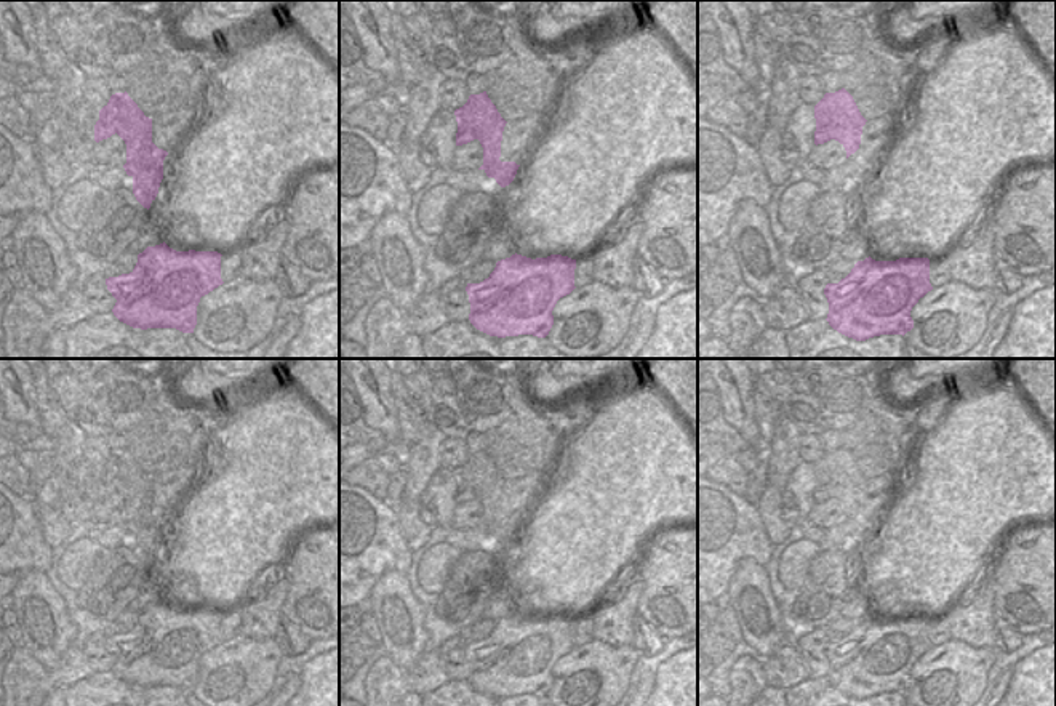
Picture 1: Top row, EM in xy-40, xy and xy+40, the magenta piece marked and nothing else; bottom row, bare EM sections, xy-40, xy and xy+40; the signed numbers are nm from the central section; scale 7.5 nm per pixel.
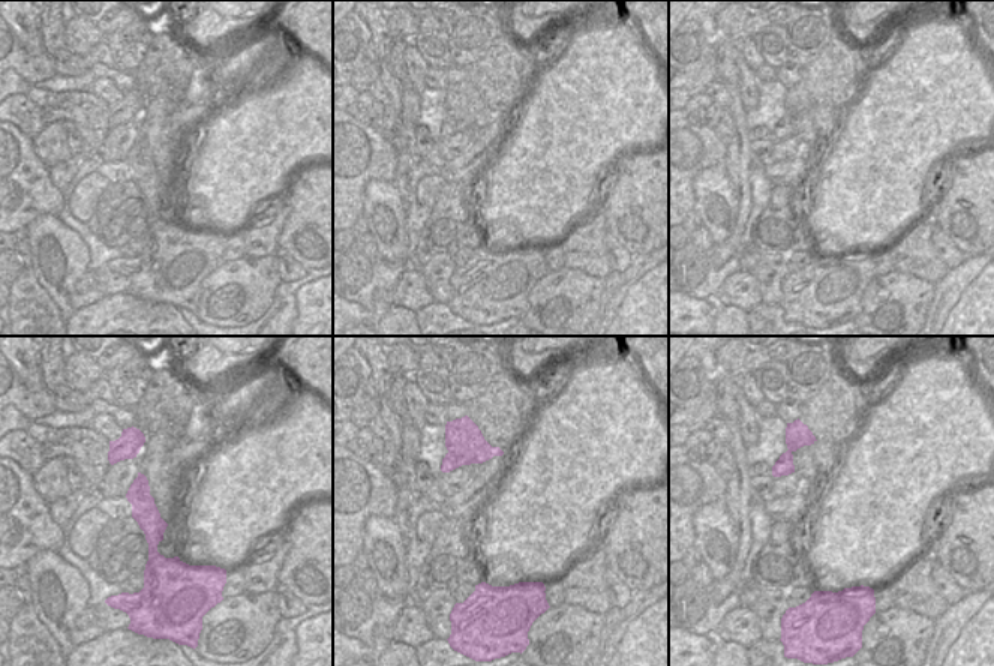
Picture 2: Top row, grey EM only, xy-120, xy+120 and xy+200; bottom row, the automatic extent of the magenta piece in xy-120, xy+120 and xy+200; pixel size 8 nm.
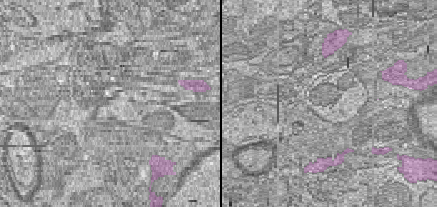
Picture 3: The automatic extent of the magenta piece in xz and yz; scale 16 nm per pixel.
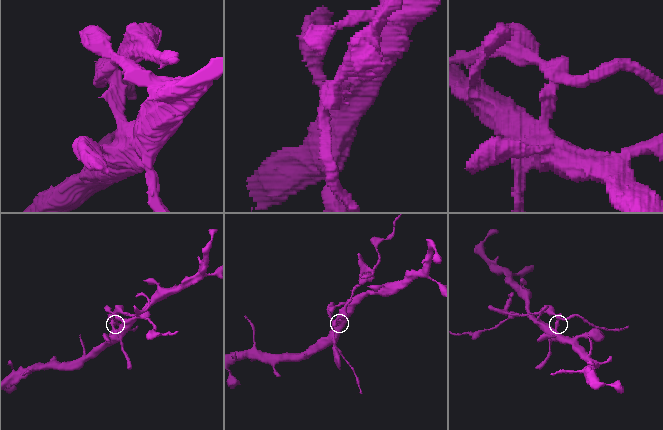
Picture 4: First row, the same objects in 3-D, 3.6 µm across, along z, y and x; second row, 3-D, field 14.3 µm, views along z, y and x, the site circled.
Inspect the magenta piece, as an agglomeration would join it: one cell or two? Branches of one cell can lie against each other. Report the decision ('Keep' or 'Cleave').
Cleave.

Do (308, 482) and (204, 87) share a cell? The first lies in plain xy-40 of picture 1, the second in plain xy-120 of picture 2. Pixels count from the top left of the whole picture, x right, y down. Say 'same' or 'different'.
different

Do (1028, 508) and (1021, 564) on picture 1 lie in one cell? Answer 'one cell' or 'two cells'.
two cells

